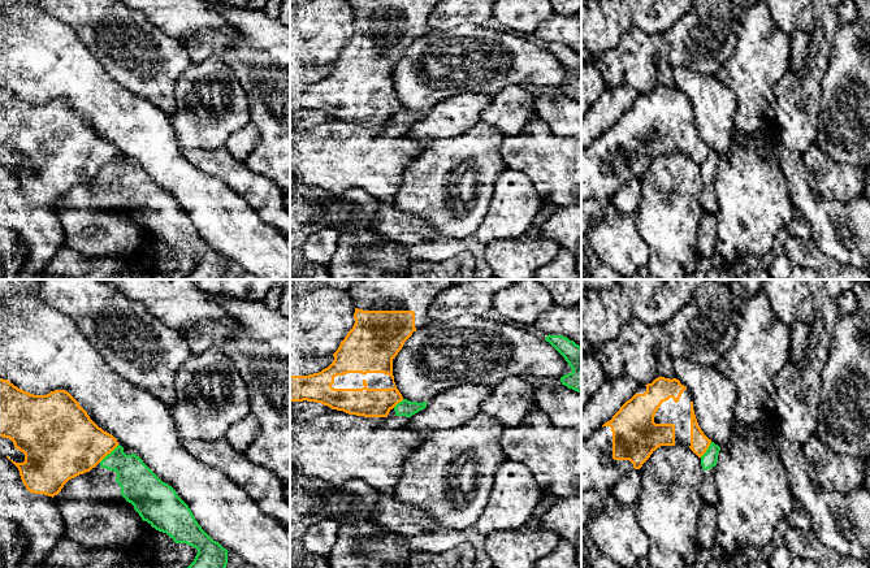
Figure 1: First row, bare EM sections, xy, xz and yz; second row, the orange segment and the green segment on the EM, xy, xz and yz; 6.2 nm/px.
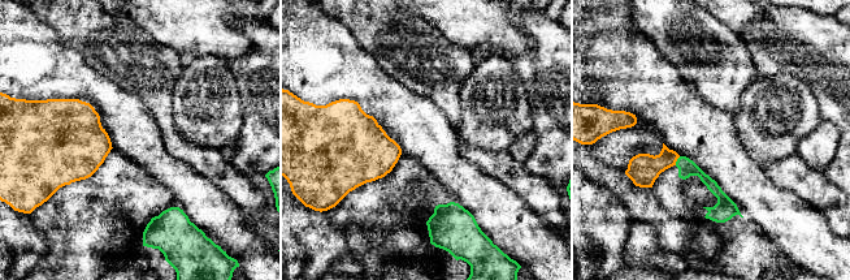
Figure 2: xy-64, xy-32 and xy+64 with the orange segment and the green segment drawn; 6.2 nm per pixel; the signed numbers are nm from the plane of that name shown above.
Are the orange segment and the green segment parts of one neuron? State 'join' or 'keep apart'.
keep apart

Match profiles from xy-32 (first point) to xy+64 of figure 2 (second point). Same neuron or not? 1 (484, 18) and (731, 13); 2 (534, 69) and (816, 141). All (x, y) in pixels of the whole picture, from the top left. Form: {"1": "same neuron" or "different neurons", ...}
{"1": "same neuron", "2": "different neurons"}

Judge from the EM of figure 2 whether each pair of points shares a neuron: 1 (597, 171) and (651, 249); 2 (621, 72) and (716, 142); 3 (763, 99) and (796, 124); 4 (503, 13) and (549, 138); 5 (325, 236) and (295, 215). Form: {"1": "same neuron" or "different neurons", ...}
{"1": "different neurons", "2": "same neuron", "3": "same neuron", "4": "different neurons", "5": "same neuron"}

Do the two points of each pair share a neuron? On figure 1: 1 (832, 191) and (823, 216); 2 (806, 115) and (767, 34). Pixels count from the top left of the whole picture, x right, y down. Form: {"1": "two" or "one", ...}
{"1": "two", "2": "two"}

